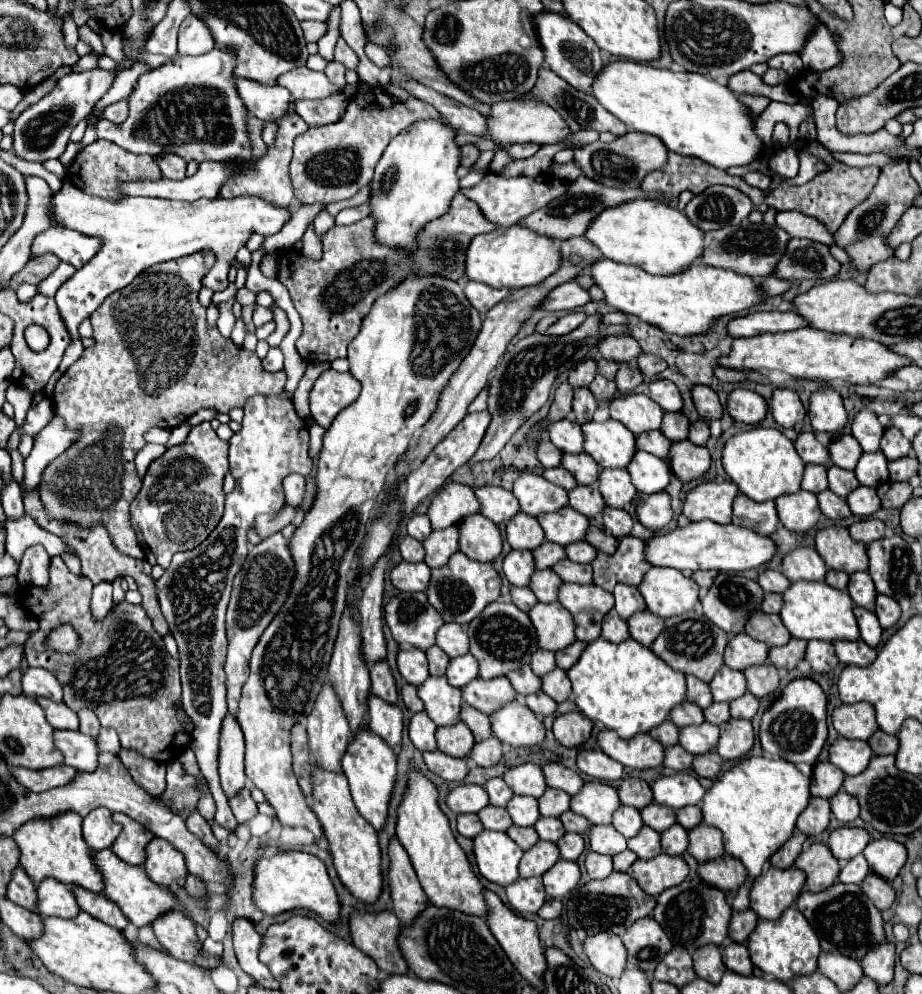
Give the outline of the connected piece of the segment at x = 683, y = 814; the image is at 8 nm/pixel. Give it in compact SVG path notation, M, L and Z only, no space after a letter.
M683 806L679 810L675 810L675 818L677 818L677 824L681 824L685 830L701 824L701 812L699 812L699 806Z

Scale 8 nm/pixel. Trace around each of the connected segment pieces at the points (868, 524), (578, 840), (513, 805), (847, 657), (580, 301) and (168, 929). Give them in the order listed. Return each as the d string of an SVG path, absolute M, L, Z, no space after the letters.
M865 518L865 520L851 524L849 532L851 532L853 540L869 544L869 542L885 536L885 524L883 524L883 520L877 520L877 518Z
M567 832L563 838L557 840L557 846L559 846L561 858L565 858L565 860L577 860L579 854L583 852L583 848L585 848L585 842L583 842L583 838L579 834Z
M513 796L507 802L507 812L511 814L511 820L517 826L533 826L539 818L537 800L529 796Z
M835 640L835 654L839 658L839 662L843 664L855 664L855 666L867 666L875 660L877 650L867 646L863 640Z
M575 280L561 284L559 288L555 288L555 292L551 292L551 296L543 302L541 310L575 310L585 306L587 302L591 302L591 296L585 288L581 288Z
M179 910L167 912L153 922L153 930L161 946L175 958L183 962L197 964L203 970L213 970L223 966L223 960L203 952L203 944L195 934L193 922Z

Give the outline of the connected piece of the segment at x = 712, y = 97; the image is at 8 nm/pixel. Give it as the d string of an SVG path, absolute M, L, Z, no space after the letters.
M619 60L603 68L603 72L595 78L593 90L595 90L597 102L603 108L607 108L613 116L617 116L621 122L625 122L629 130L653 134L659 140L663 140L667 150L677 152L681 156L699 158L715 168L725 170L729 166L749 166L751 162L757 160L757 156L763 150L763 140L755 132L755 120L751 118L751 112L747 110L747 106L743 106L727 86L707 76L699 76L691 72L679 74L671 70L653 68L649 64Z

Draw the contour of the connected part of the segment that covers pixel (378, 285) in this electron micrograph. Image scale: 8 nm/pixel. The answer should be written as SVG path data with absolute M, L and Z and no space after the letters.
M461 192L455 194L451 200L451 208L447 214L441 218L431 220L423 230L417 234L417 248L413 252L405 252L401 248L391 248L385 244L379 244L375 240L375 218L369 216L365 220L359 220L349 226L333 226L321 236L323 244L323 256L321 260L311 260L305 258L299 250L289 248L279 254L277 258L277 280L289 290L293 304L303 320L303 334L295 342L297 352L301 354L303 360L307 362L333 362L335 358L347 358L347 346L349 342L359 334L363 318L369 314L373 302L393 290L401 280L411 278L413 274L421 276L445 276L449 280L459 282L461 278L467 280L465 276L465 252L469 248L469 242L477 236L491 232L495 224L485 220L485 216L479 212L477 204L465 198Z

